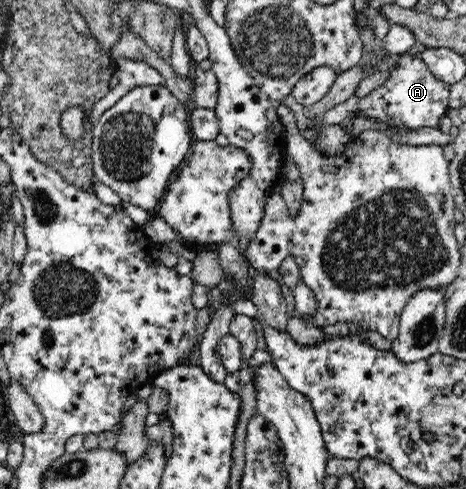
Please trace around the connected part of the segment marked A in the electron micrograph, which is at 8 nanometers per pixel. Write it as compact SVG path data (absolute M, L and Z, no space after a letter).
M400 56L391 78L361 99L356 114L372 116L380 123L388 122L400 128L435 128L449 107L450 85L438 80L418 56Z

